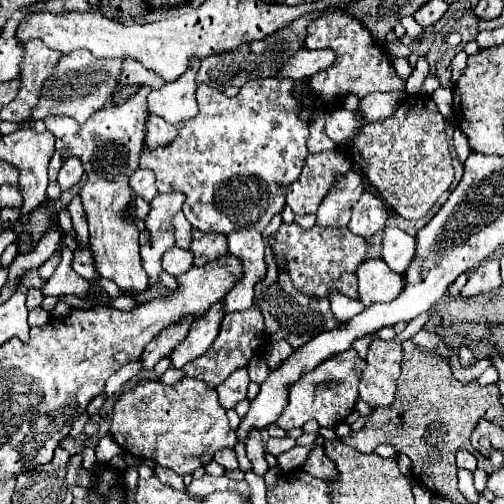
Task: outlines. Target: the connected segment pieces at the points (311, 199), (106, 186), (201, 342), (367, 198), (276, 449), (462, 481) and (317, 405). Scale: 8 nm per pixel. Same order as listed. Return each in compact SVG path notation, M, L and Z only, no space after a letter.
M333 149L325 153L307 155L299 179L289 187L287 205L297 213L315 213L333 179L351 169L347 151Z
M143 85L121 105L107 105L93 113L89 121L79 125L71 117L53 115L45 117L47 129L55 135L55 147L63 159L79 157L83 161L87 183L81 187L81 201L89 223L89 247L93 251L93 265L105 279L117 283L123 293L145 293L149 277L141 267L139 257L139 227L131 223L127 207L133 191L129 177L139 165L139 153L145 147L145 121L149 119L147 95L151 87Z
M219 301L217 305L213 305L213 309L209 309L209 313L205 313L205 317L199 317L189 335L185 337L185 341L181 341L175 351L171 353L171 361L177 369L181 369L185 363L201 357L209 345L213 345L217 333L219 333L219 327L221 327L221 321L225 317L223 313L223 301Z
M365 191L361 195L361 199L353 205L353 215L351 215L351 221L349 221L349 229L355 233L355 235L361 235L365 239L373 237L377 231L385 229L385 223L387 223L387 209L385 209L385 203Z
M283 437L283 439L269 439L267 441L267 451L271 453L271 455L281 455L281 453L285 453L285 451L289 451L291 447L295 447L295 441L291 439L291 437Z
M459 469L459 491L471 501L477 503L477 491L473 487L473 475L467 469Z
M347 349L345 353L333 355L331 359L323 361L309 373L303 373L297 385L289 385L289 405L283 409L281 417L275 423L287 431L293 427L301 427L309 419L319 421L321 427L335 427L337 423L345 421L353 413L355 403L359 399L357 385L363 369L365 359L361 359L355 349Z

